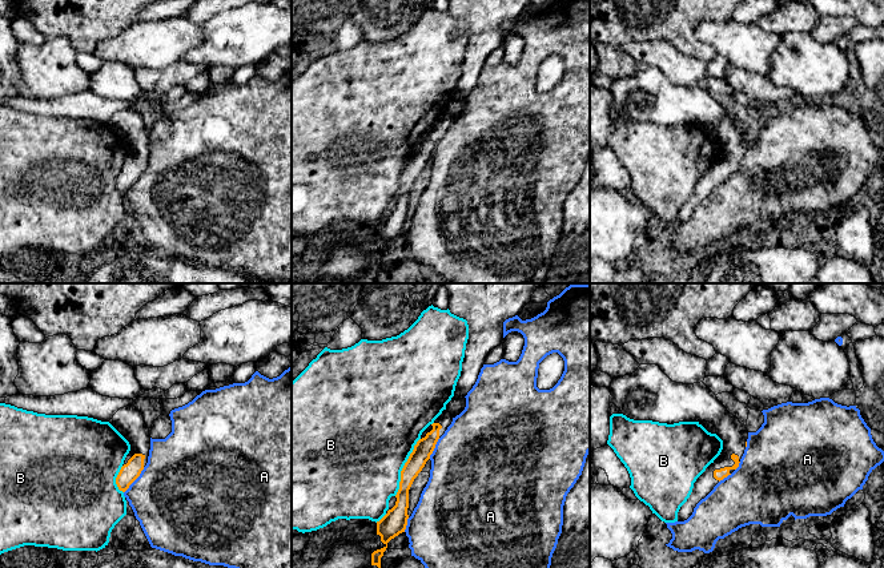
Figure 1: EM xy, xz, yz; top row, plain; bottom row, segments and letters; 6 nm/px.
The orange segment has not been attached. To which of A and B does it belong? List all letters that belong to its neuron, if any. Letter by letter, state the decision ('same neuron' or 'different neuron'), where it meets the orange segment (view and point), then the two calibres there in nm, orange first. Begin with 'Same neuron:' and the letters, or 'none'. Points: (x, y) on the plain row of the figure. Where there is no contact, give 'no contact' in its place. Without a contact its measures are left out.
Same neuron: none
A: different neuron; meets orange in xy at (135, 181); 110 nm thick on the orange side, 480 nm on the other
B: different neuron; meets orange in xz at (404, 169); 110 nm thick on the orange side, 480 nm on the other

